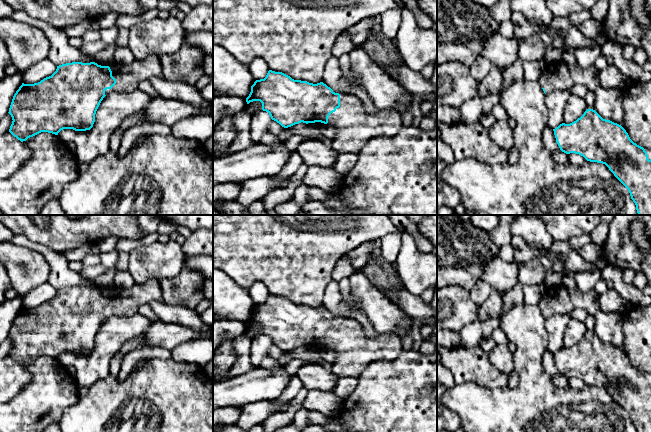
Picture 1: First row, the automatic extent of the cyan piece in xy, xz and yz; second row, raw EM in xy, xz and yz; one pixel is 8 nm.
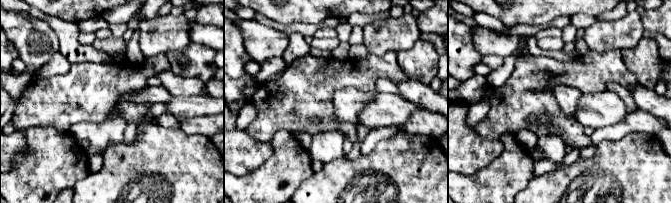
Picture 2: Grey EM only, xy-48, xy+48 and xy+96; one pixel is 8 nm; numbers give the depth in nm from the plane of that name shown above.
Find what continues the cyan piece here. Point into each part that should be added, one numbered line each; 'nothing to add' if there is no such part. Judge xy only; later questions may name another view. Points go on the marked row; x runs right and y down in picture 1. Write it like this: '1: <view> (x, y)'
1: xy (128, 77)

